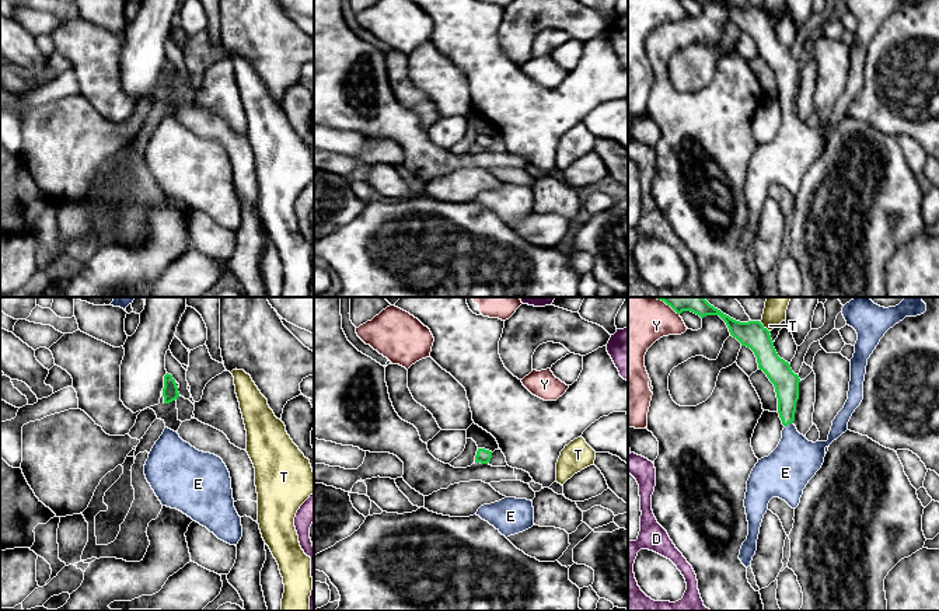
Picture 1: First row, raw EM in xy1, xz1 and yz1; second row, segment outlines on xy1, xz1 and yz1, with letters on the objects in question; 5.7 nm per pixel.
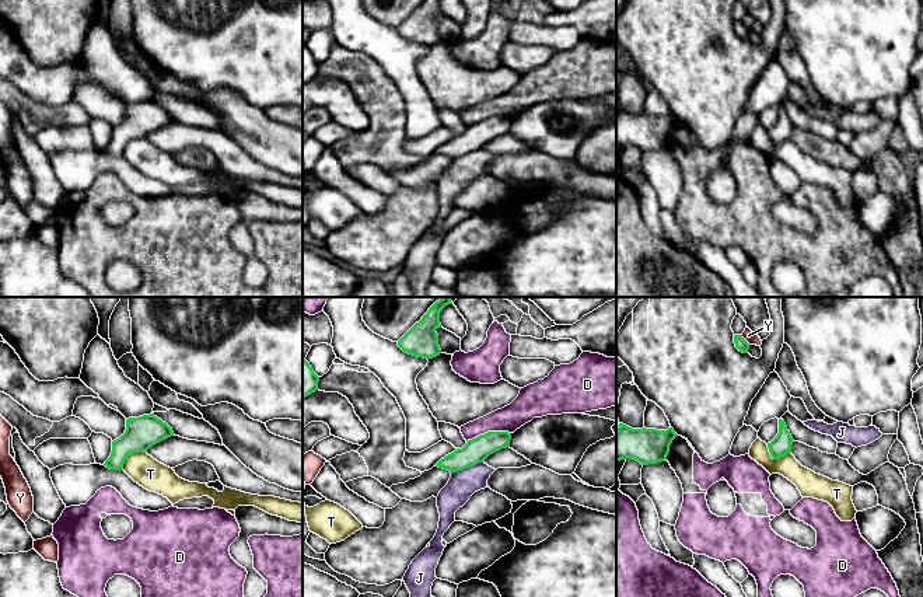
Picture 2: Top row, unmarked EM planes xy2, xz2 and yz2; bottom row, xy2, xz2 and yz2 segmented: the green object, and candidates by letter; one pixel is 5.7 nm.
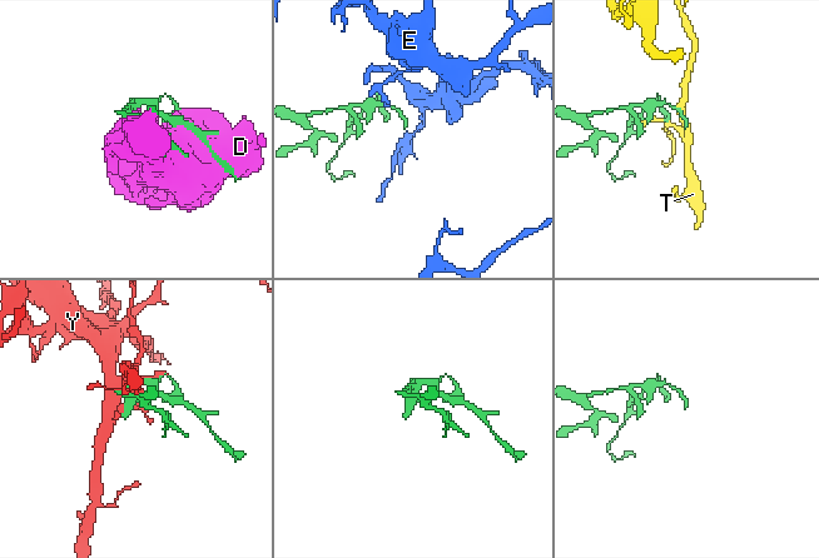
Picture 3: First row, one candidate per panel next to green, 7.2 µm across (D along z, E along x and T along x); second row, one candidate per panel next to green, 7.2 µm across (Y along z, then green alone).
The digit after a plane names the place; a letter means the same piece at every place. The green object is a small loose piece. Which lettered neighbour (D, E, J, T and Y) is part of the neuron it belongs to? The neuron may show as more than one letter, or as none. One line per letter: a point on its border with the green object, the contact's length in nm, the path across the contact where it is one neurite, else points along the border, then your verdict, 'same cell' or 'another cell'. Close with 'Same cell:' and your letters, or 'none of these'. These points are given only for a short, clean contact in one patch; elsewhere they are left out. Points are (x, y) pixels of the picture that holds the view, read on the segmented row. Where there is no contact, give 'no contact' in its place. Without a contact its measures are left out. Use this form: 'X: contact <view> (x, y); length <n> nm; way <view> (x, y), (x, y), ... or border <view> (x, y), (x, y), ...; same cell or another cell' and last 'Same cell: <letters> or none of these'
D: contact xz2 (488, 432); length 260 nm; another cell
E: contact yz1 (788, 423); length 50 nm; way yz1 (786, 383), (788, 423), (795, 461); same cell
J: contact xz2 (467, 467); length 200 nm; border xz2 (482, 461), (451, 474); another cell
T: contact yz2 (775, 458); length 150 nm; another cell
Y: contact yz2 (744, 339); length 80 nm; another cell
Same cell: E

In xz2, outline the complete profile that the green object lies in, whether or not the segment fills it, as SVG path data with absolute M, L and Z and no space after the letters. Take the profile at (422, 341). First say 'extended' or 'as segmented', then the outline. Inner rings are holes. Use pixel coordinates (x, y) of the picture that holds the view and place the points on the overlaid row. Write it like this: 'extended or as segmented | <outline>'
as segmented | M450 297L436 301L422 320L398 341L398 346L409 355L427 360L438 356L441 349L436 329L441 327L440 313L448 304L452 304Z

